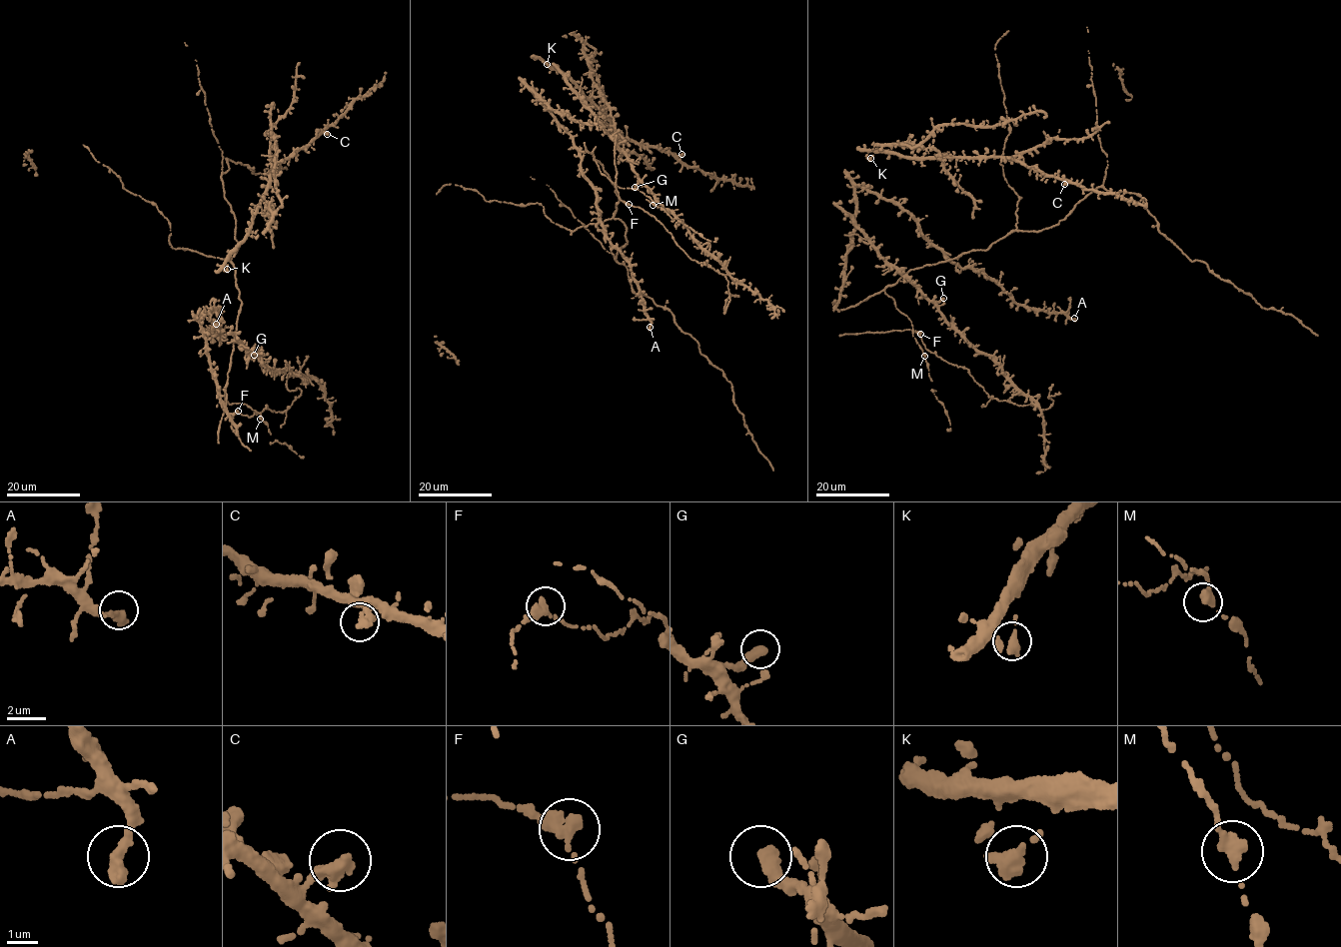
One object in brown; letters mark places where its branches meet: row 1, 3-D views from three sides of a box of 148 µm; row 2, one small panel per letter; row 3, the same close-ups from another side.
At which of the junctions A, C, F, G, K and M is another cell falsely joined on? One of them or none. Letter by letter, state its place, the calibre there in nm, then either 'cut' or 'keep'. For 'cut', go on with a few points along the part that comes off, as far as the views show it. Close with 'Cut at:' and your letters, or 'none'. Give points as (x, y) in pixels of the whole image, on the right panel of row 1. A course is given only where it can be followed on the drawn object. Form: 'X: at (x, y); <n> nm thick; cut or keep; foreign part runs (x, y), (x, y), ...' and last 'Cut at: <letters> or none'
A: at (1074, 318); 500 nm thick; keep
C: at (1064, 184); 500 nm thick; keep
F: at (920, 334); 500 nm thick; keep
G: at (943, 298); 480 nm thick; keep
K: at (870, 158); 500 nm thick; keep
M: at (924, 356); 480 nm thick; keep
Cut at: none

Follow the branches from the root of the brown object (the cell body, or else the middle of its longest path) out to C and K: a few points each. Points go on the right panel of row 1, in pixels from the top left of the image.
C: (961, 187), (944, 168), (942, 159), (1007, 158), (1044, 175), (1065, 181), (1064, 184)
K: (961, 187), (944, 168), (942, 158), (921, 159), (875, 150), (866, 155), (870, 158)

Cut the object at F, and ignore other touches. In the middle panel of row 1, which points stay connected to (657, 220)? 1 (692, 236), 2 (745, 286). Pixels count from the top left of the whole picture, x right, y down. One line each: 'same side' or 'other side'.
1: other side
2: other side

